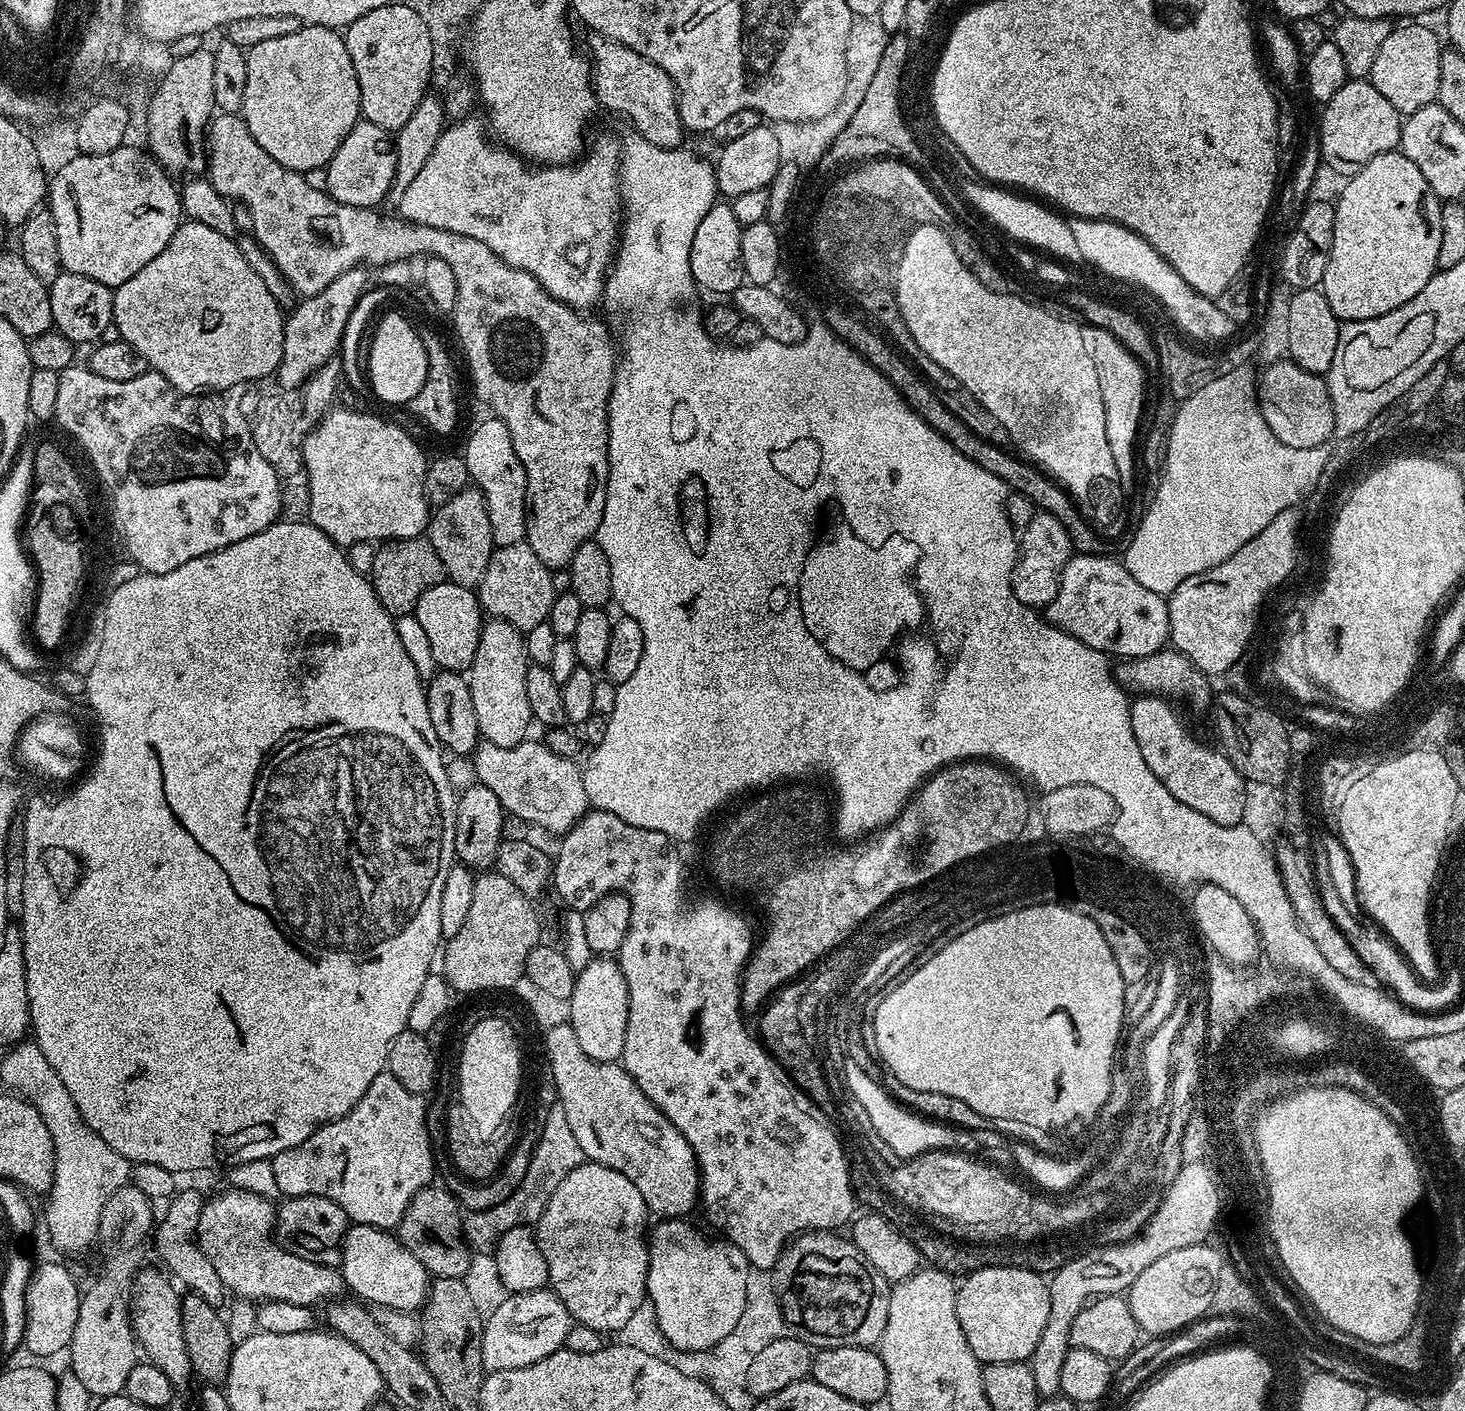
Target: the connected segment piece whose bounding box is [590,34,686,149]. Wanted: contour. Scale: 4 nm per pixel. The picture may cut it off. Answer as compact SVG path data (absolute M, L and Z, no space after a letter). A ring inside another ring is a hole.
M595 34L590 38L592 87L597 105L620 116L625 115L634 126L633 131L654 145L662 146L663 149L681 147L686 129L681 122L676 88L670 76L661 67L654 66L621 43Z

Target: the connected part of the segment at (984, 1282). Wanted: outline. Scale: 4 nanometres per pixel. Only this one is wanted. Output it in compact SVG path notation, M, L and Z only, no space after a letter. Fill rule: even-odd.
M983 1268L959 1281L956 1309L962 1334L966 1334L966 1342L981 1365L1028 1362L1050 1314L1048 1280L1025 1268Z

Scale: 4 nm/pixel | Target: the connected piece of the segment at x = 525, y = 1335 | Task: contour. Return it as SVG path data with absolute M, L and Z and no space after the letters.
M551 1290L509 1294L506 1302L502 1302L502 1306L498 1306L498 1310L487 1313L484 1321L482 1362L485 1373L518 1370L522 1366L534 1366L534 1362L542 1362L542 1358L546 1358L564 1347L566 1334L572 1329L573 1323L572 1316L566 1310L566 1306Z

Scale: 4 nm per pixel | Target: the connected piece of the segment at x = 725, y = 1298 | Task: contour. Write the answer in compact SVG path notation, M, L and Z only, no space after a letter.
M664 1218L647 1237L648 1295L664 1338L678 1351L712 1349L738 1323L746 1307L750 1265L727 1239L707 1240L684 1218Z

